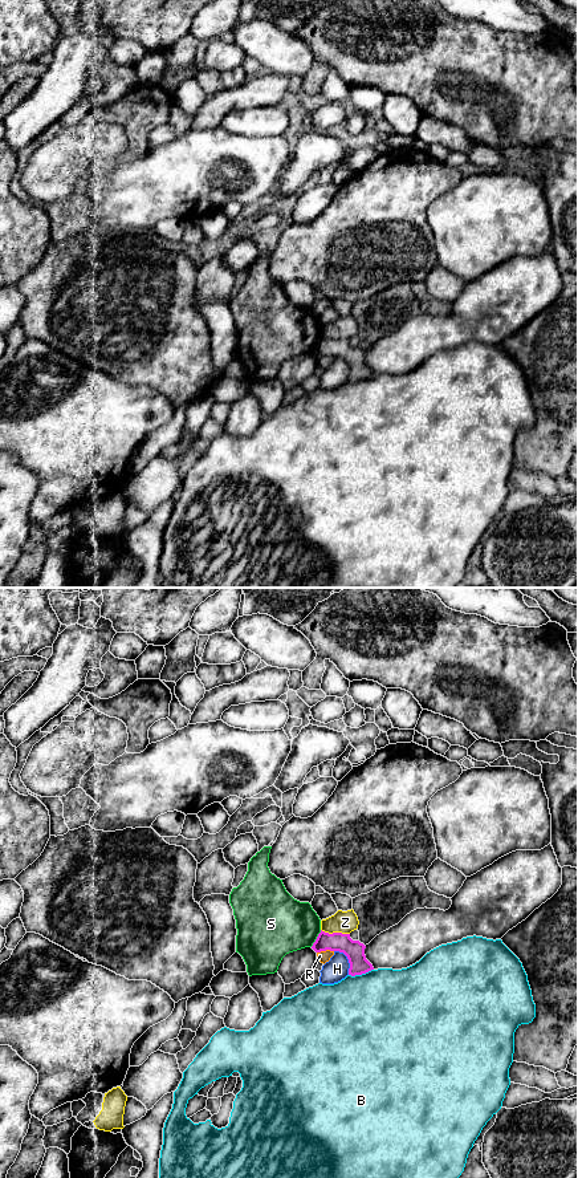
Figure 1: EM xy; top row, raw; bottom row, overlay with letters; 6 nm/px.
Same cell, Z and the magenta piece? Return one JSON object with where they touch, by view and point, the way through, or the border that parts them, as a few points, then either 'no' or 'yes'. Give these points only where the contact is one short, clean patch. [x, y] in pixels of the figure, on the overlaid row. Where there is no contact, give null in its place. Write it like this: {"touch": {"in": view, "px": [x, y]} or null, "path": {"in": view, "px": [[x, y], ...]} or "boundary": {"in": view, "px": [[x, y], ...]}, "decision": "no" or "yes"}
{"touch": {"in": "xy", "px": [336, 933]}, "boundary": {"in": "xy", "px": [[321, 929], [329, 933], [349, 934]]}, "decision": "no"}

